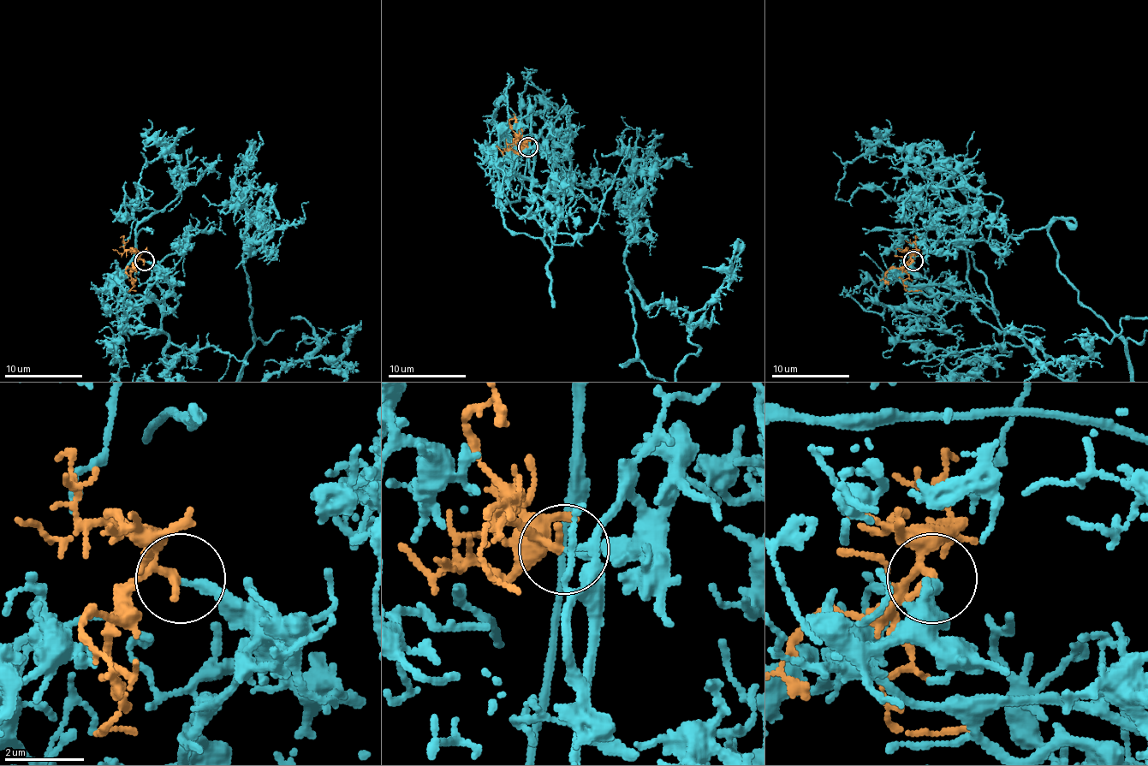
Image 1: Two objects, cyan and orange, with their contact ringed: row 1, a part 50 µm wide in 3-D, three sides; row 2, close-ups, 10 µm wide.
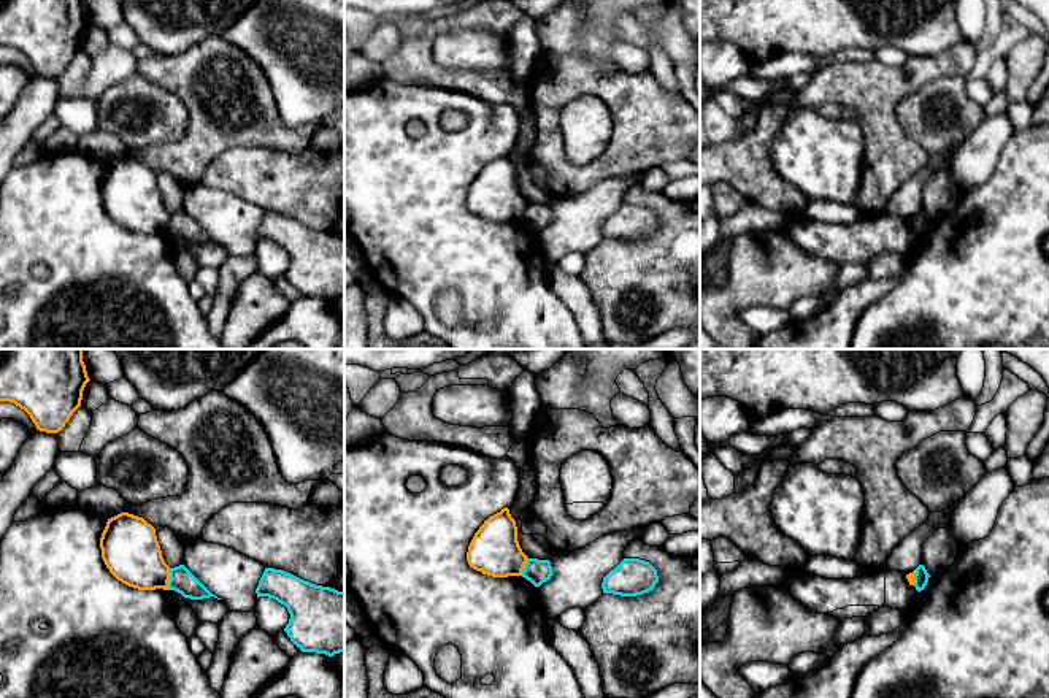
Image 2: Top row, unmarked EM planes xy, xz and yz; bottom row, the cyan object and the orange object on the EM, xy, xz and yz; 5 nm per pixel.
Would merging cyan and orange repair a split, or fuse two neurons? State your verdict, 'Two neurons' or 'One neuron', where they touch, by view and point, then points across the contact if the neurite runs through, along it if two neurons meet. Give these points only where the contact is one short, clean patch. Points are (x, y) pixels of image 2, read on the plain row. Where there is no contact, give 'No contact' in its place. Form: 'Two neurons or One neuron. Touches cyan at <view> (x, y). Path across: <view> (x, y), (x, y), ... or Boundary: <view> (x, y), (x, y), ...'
Two neurons. Touches cyan at xy (170, 224). Boundary: xy (170, 213), (167, 233)

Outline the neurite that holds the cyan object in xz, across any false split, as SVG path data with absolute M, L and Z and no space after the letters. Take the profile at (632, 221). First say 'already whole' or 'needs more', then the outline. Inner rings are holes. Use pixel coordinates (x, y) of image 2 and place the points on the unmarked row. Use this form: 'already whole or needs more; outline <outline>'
already whole; outline M624 203L601 227L603 238L636 241L651 236L659 227L657 214L640 203Z

